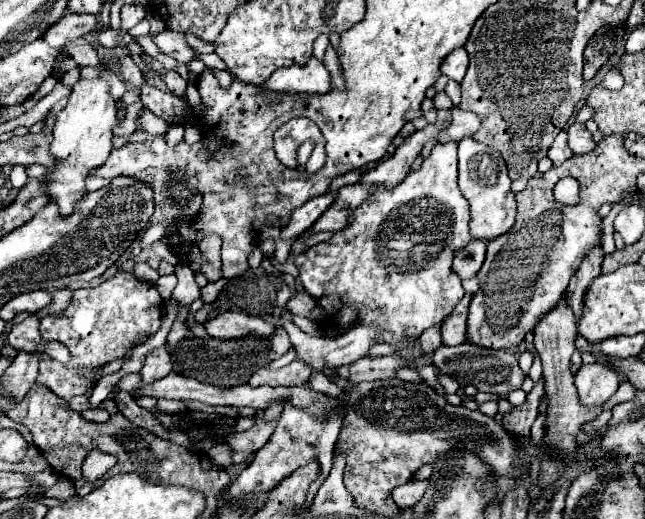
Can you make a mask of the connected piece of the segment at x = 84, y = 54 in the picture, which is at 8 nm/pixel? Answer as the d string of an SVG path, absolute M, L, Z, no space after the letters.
M79 38L79 40L69 42L63 50L67 50L67 52L73 56L73 60L75 60L79 66L83 66L83 68L85 68L85 66L91 66L91 68L99 68L99 66L101 66L95 48L93 48L85 38Z

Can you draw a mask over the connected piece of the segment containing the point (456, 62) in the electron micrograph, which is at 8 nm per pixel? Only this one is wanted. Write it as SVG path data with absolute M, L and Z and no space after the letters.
M459 48L459 50L453 50L441 64L441 72L445 76L449 76L451 80L455 82L461 82L465 72L467 72L467 64L469 64L469 58L467 58L467 52L465 48Z

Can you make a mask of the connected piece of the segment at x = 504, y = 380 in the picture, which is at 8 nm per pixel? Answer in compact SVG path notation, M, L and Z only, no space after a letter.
M469 342L447 348L441 346L433 352L433 366L449 376L453 376L457 382L465 382L465 384L473 384L479 392L491 392L491 394L509 394L511 390L519 390L523 380L525 380L525 372L519 368L517 364L517 356L509 350L487 350L487 348L479 348L473 346Z

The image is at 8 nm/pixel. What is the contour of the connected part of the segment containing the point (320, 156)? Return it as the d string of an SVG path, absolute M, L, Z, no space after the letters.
M317 134L315 136L315 142L317 142L317 146L315 146L315 150L313 150L313 154L311 154L311 158L309 158L307 166L305 166L305 170L309 170L309 172L321 170L323 164L325 164L325 144L323 144L323 136Z

